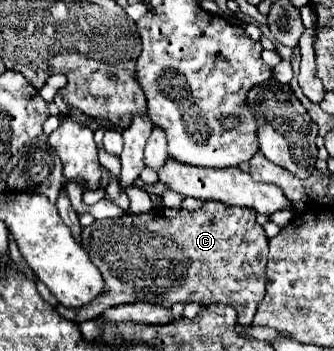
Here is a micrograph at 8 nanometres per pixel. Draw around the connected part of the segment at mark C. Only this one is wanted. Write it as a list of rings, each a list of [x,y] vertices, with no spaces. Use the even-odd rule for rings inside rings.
[[[204,203],[200,209],[196,211],[186,211],[186,209],[168,209],[168,207],[154,207],[148,213],[142,215],[122,215],[118,219],[100,219],[94,221],[88,227],[82,227],[82,235],[80,235],[80,245],[84,247],[84,251],[88,251],[92,263],[96,263],[96,267],[100,267],[100,273],[104,275],[104,283],[108,287],[108,295],[100,295],[100,299],[96,299],[96,303],[88,305],[88,307],[80,307],[76,311],[68,309],[66,319],[72,319],[74,323],[78,321],[86,321],[86,319],[94,319],[98,315],[102,315],[108,307],[112,305],[124,305],[124,303],[132,303],[132,301],[150,301],[156,305],[164,305],[164,307],[172,307],[178,301],[198,301],[202,305],[210,305],[210,303],[224,303],[224,305],[232,305],[232,307],[258,307],[260,299],[264,297],[264,285],[266,285],[266,263],[268,263],[268,237],[262,225],[256,223],[256,211],[248,211],[246,207],[224,207],[224,203]]]

